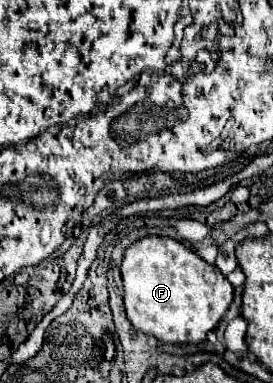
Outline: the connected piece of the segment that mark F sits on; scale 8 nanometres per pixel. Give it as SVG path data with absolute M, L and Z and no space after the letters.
M144 237L132 243L120 265L124 283L124 309L134 329L154 335L162 343L202 343L206 333L216 329L224 313L232 303L232 285L228 279L210 263L200 259L192 249L170 237Z

